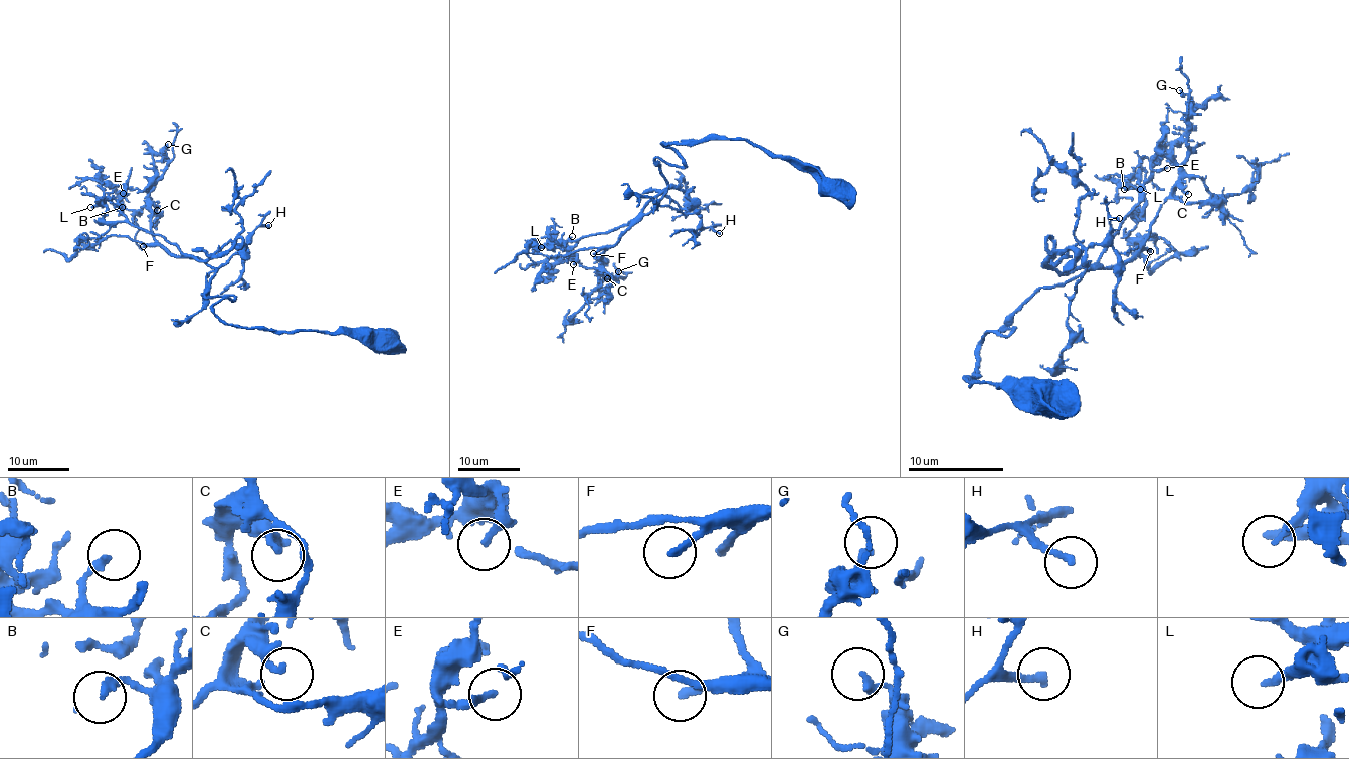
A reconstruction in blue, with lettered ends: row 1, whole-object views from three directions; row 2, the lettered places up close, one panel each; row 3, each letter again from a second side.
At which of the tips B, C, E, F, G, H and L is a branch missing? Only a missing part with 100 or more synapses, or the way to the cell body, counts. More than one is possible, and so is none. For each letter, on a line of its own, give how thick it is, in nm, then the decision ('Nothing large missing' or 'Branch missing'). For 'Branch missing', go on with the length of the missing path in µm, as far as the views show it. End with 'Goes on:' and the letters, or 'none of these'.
B: Thickness 200 nm. Nothing large missing
C: Thickness 170 nm. Nothing large missing
E: Thickness 240 nm. Nothing large missing
F: Thickness 200 nm. Branch missing. Missing length about 20 µm
G: Thickness 190 nm. Nothing large missing
H: Thickness 200 nm. Nothing large missing
L: Thickness 200 nm. Nothing large missing
Goes on: F

